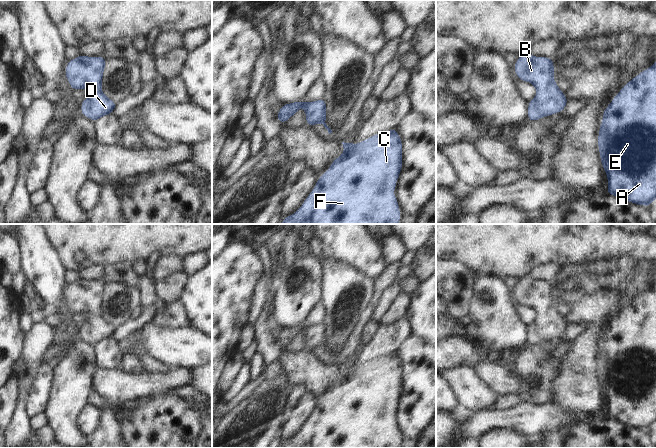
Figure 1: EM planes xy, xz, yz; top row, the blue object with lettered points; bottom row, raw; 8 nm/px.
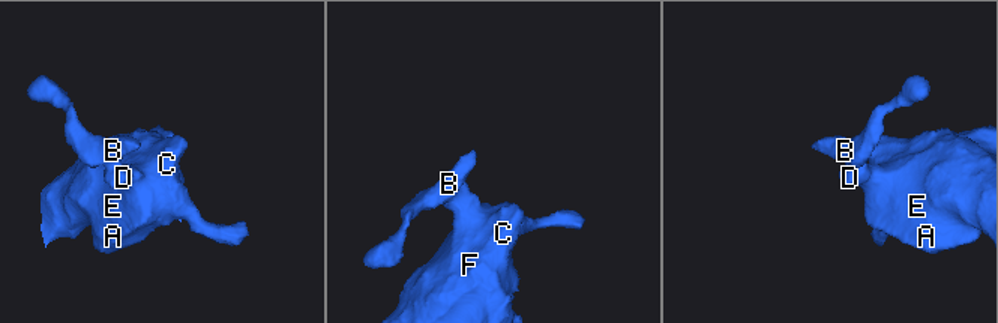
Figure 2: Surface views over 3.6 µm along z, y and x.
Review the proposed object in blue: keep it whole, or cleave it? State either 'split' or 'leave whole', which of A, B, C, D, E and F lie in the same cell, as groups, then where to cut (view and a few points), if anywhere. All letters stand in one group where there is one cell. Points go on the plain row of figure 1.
leave whole | A B C D E F | no cut

